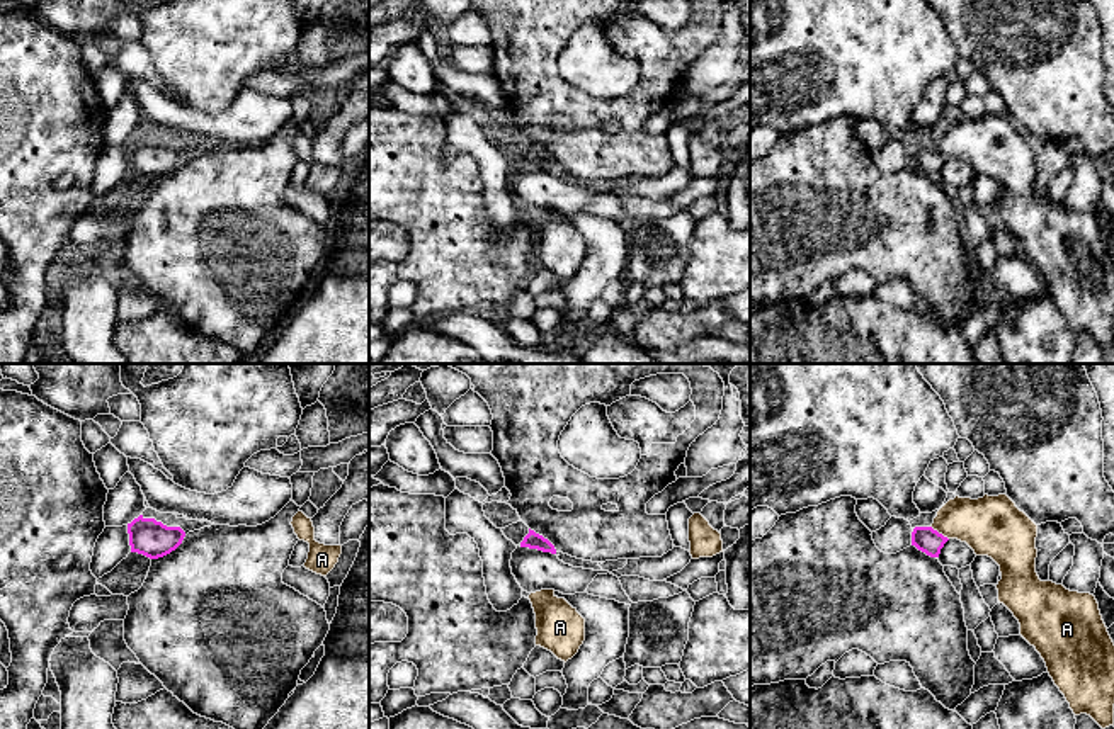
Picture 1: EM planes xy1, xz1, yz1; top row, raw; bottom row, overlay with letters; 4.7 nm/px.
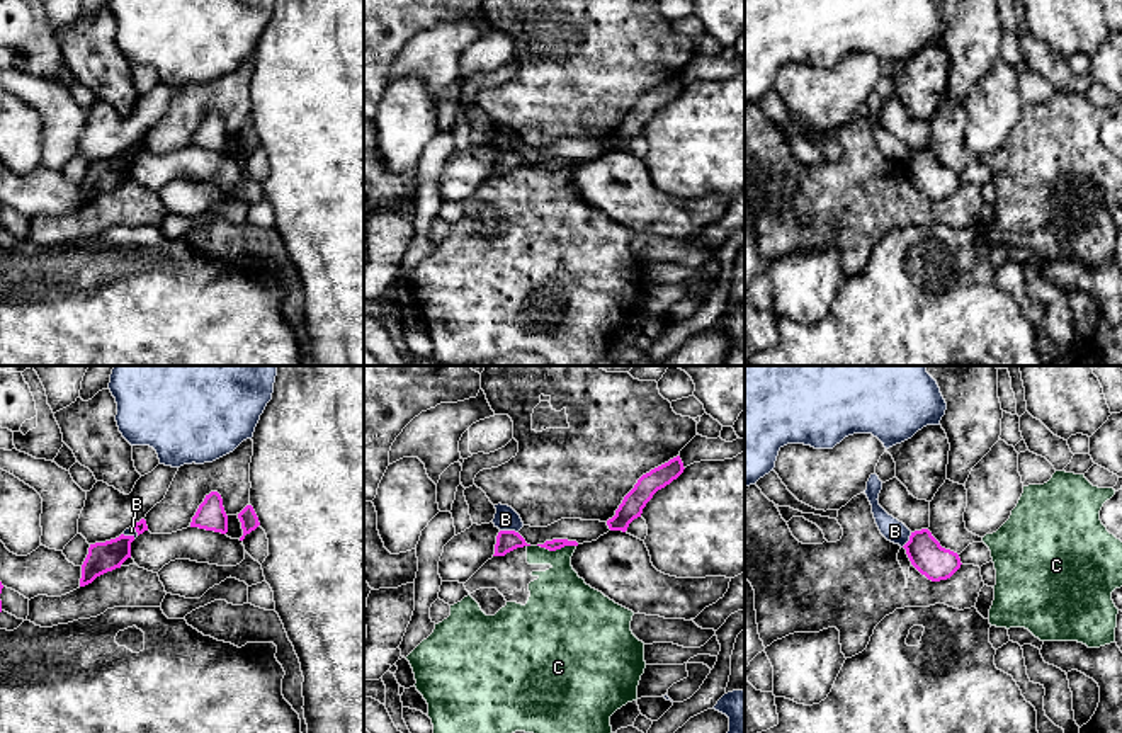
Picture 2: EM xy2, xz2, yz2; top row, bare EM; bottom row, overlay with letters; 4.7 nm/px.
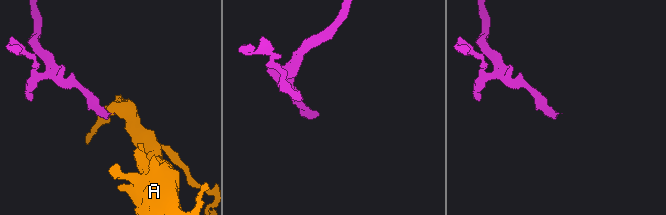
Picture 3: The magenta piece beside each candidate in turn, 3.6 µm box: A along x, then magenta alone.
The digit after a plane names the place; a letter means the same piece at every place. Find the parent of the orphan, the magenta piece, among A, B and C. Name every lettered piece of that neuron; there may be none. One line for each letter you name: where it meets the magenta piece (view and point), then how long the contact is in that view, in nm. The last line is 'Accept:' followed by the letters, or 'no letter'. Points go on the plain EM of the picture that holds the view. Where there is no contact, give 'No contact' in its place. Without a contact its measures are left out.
A: Touches magenta at yz1 (937, 152). Shared border 110 nm
Accept: A

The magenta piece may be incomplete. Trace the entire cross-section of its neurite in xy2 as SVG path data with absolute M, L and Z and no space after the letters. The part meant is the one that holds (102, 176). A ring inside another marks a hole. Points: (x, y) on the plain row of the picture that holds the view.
M121 153L116 158L105 162L90 163L88 173L82 184L80 206L92 202L97 196L121 187L121 184L131 177L131 162L134 155Z

